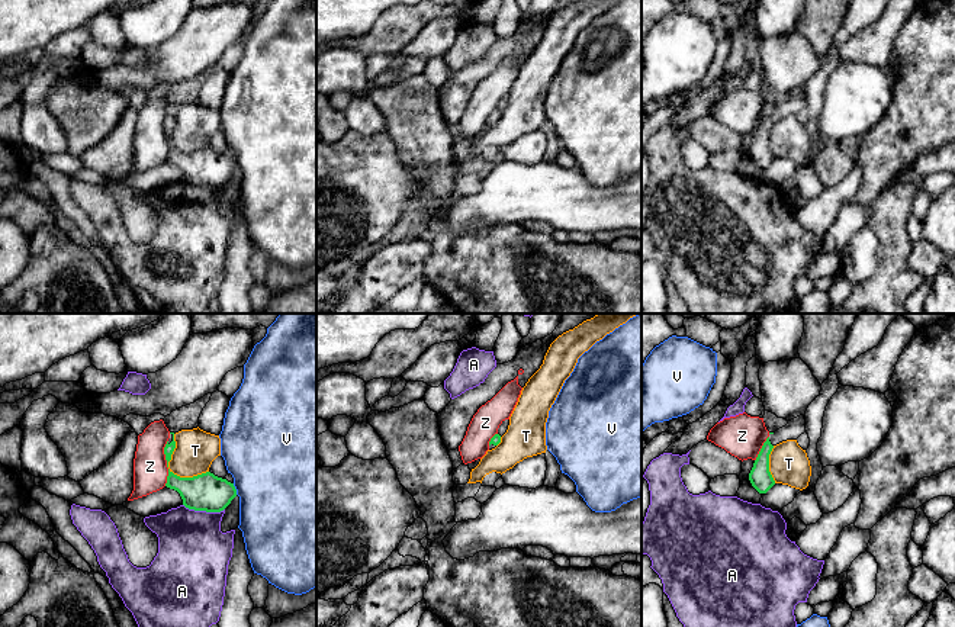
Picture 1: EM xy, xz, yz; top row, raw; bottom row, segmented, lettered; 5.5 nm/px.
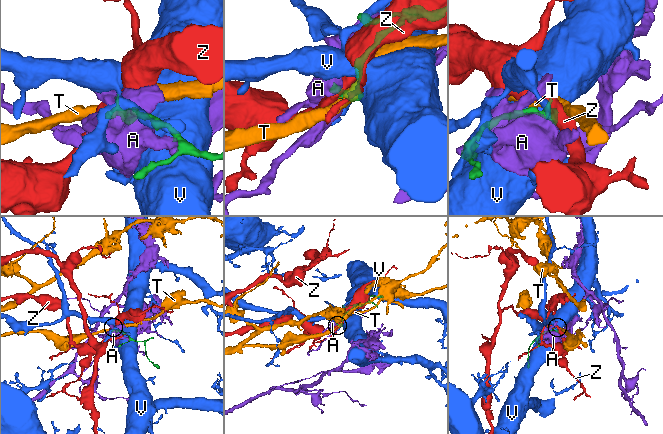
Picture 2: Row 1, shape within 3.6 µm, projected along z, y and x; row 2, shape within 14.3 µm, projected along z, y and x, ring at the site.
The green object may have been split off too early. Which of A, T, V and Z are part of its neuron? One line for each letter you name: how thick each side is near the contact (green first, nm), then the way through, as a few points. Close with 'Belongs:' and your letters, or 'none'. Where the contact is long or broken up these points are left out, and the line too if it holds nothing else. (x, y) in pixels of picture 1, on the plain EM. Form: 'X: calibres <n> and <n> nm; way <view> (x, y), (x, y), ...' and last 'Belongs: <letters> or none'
Belongs: none

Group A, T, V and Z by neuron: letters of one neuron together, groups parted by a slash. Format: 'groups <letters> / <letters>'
groups A / T / V / Z

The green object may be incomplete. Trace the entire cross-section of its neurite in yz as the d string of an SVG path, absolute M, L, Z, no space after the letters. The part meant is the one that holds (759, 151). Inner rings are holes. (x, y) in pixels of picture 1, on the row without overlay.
M800 90L775 107L769 107L769 112L763 118L753 142L749 148L749 155L752 161L759 168L766 168L774 160L775 155L769 147L769 129L772 123L787 115L797 115L801 109L806 107L806 91Z

